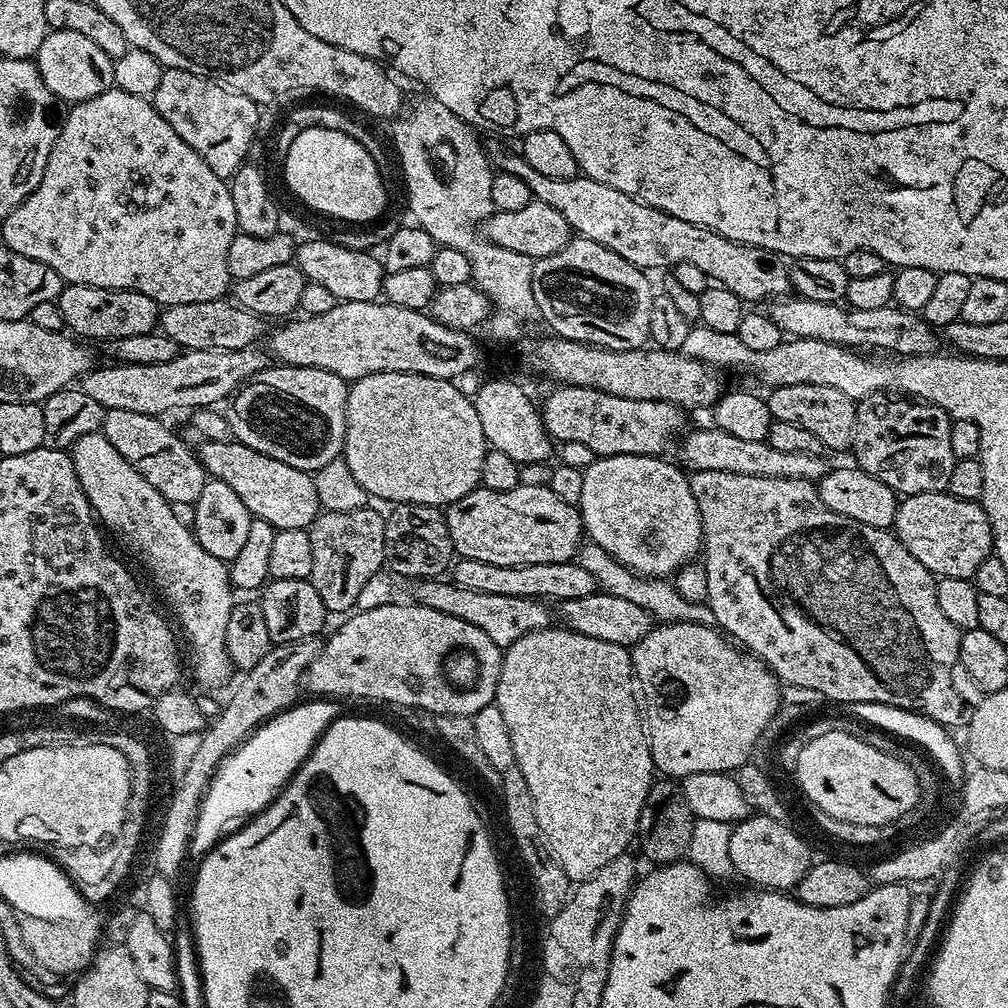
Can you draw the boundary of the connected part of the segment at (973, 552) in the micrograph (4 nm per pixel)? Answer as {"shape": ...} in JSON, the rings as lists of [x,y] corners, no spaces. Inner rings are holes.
{"shape":[[[948,491],[903,497],[896,505],[894,531],[902,546],[906,546],[906,550],[910,550],[910,554],[914,554],[914,558],[918,558],[918,562],[922,562],[922,566],[926,566],[926,570],[930,570],[937,578],[949,576],[972,580],[978,566],[982,566],[984,559],[994,552],[992,523],[988,521],[988,511],[983,503],[951,496]]]}

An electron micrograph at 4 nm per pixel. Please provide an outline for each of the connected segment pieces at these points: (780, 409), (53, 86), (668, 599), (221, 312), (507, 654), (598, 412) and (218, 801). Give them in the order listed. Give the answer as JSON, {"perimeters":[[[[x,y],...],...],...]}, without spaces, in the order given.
{"perimeters":[[[[817,384],[778,386],[767,393],[766,399],[773,420],[795,422],[798,426],[803,426],[805,430],[810,430],[810,434],[814,434],[814,438],[821,440],[825,449],[851,449],[856,429],[857,401],[842,394],[842,390],[834,386],[818,386]]],[[[58,28],[49,31],[35,54],[34,63],[42,74],[42,82],[50,86],[50,90],[60,102],[68,100],[67,102],[77,104],[102,94],[114,84],[112,79],[114,61],[106,54],[106,50],[102,50],[102,46],[97,46],[95,42],[90,42],[86,34],[78,34],[74,30]]],[[[591,542],[585,543],[578,553],[578,563],[590,574],[594,574],[597,585],[603,591],[609,592],[611,596],[626,598],[626,602],[635,602],[642,606],[642,610],[651,612],[653,617],[660,622],[690,622],[691,624],[713,625],[714,614],[708,609],[707,603],[691,604],[678,589],[664,578],[653,578],[651,576],[637,576],[636,573],[622,566],[613,556],[608,556],[602,550],[602,546]]],[[[225,298],[214,302],[186,302],[185,304],[167,305],[160,313],[159,331],[170,337],[181,349],[197,352],[198,350],[238,350],[239,348],[251,348],[257,343],[260,335],[263,337],[265,317],[256,312],[246,310],[235,299]]],[[[563,626],[539,628],[503,649],[494,702],[498,710],[502,710],[502,718],[506,722],[506,727],[510,729],[510,743],[514,745],[516,759],[514,767],[522,770],[522,778],[526,778],[526,786],[530,786],[530,798],[534,798],[534,814],[538,814],[538,826],[544,835],[544,843],[560,868],[566,870],[569,881],[588,880],[594,874],[598,874],[598,870],[602,870],[606,862],[614,862],[614,858],[618,858],[633,847],[639,830],[639,816],[654,783],[652,748],[648,745],[646,724],[642,719],[638,692],[634,687],[631,651],[614,642],[602,642],[602,638],[590,638],[590,634],[582,634],[572,628]]],[[[560,384],[542,403],[545,429],[560,444],[582,442],[596,456],[660,456],[681,435],[685,409],[665,400],[639,400],[606,394],[597,388]]],[[[316,698],[313,704],[297,703],[295,706],[271,717],[260,725],[235,752],[220,763],[200,801],[200,815],[196,817],[195,835],[208,844],[202,852],[203,860],[212,860],[228,840],[236,840],[240,832],[252,828],[264,812],[272,812],[284,792],[296,784],[296,776],[308,768],[316,748],[324,744],[324,736],[344,720],[368,720],[367,711],[347,708],[347,703],[332,698]]]]}

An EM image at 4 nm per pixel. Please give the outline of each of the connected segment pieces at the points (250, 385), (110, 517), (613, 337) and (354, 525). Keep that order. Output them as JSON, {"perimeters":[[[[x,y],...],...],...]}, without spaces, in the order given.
{"perimeters":[[[[269,366],[245,380],[239,391],[231,397],[232,413],[228,412],[226,416],[228,427],[231,435],[239,443],[250,446],[250,450],[258,450],[270,458],[278,458],[278,462],[286,462],[286,466],[294,466],[311,474],[343,453],[348,425],[349,387],[349,381],[330,370]]],[[[103,431],[86,434],[73,444],[70,455],[78,482],[96,513],[96,519],[109,533],[113,532],[144,563],[152,584],[168,599],[180,615],[180,624],[196,655],[196,676],[204,684],[224,684],[234,672],[226,650],[226,622],[234,603],[234,589],[228,578],[228,564],[202,548],[193,529],[176,517],[177,509],[169,504],[142,474],[110,442]]],[[[573,238],[558,254],[535,261],[532,265],[532,293],[536,312],[561,340],[577,340],[594,348],[609,348],[615,352],[643,348],[649,343],[650,306],[654,289],[647,280],[645,269],[635,268],[626,258],[606,250],[598,242],[587,238]]],[[[369,506],[341,512],[321,511],[312,527],[307,529],[310,550],[314,550],[314,566],[310,579],[314,590],[318,590],[318,598],[322,598],[329,613],[351,613],[356,607],[362,586],[385,567],[385,517],[379,516],[374,508]]]]}

